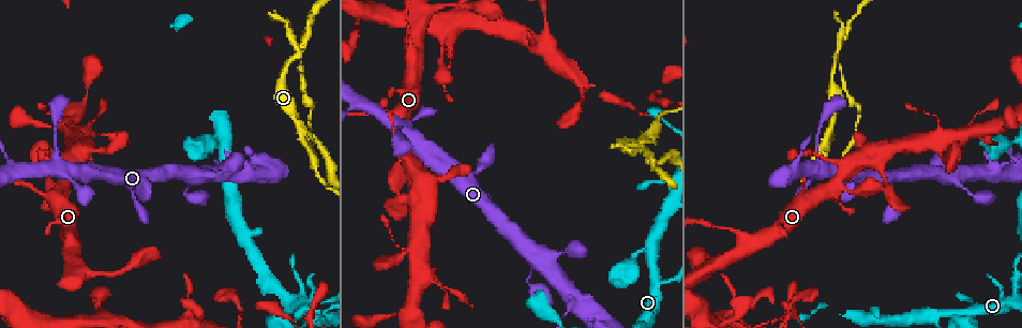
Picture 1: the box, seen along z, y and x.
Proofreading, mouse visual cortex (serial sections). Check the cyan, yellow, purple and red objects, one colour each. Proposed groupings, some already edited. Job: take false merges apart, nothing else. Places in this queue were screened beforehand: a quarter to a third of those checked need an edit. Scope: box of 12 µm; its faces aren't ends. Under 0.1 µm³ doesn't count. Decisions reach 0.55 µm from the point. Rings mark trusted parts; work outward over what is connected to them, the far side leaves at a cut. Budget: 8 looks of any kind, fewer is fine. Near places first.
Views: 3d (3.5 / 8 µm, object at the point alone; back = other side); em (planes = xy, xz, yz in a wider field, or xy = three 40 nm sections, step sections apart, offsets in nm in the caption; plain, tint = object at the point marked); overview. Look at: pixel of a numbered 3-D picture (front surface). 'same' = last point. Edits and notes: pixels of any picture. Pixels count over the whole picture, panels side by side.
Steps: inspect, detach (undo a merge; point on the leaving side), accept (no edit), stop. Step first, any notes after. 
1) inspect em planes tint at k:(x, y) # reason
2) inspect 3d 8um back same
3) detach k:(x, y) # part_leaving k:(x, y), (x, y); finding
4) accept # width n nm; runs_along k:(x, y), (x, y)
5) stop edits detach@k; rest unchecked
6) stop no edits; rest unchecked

inspect 3d 3.5um at 1:(808, 193) # thin arm on a thick one

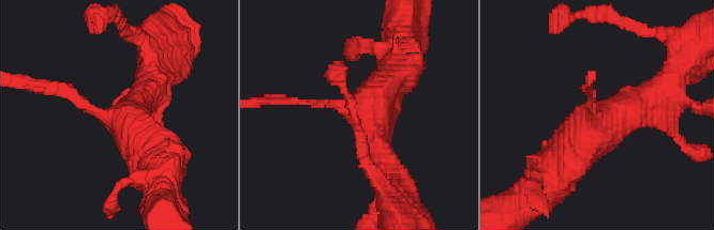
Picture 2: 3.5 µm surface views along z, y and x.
inspect em xy step 3 tint at 2:(595, 117) # arms 3; arm_widths 150, 400, 600 nm; need the tissue

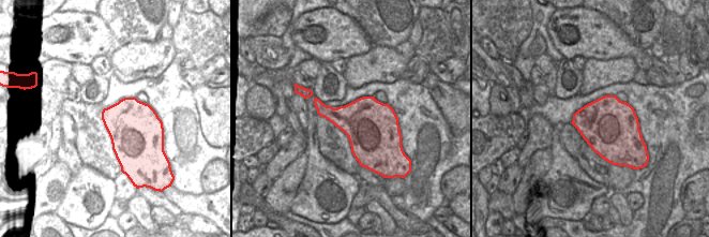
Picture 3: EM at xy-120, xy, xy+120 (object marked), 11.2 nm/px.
detach 2:(65, 91) # part_leaving 2:(97, 110), (54, 87), (27, 83); two cells meet here

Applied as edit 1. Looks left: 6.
inspect 3d 3.5um at 1:(877, 162) # a narrow waist

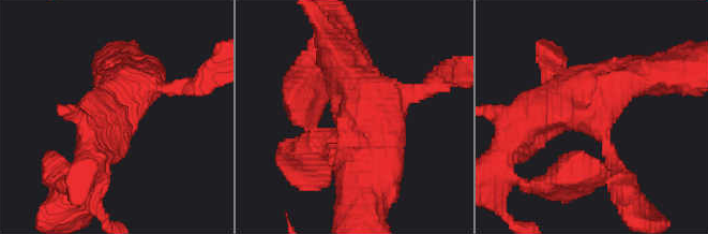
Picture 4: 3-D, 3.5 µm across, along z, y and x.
inspect em xy step 5 tint at 4:(591, 118) # need the tissue

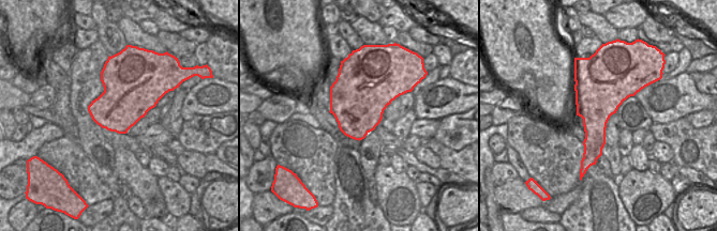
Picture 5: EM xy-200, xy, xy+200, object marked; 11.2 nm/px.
accept # runs_along 4:(524, 129), (578, 89), (638, 76); one cell here

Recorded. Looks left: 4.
inspect 3d 8um at 1:(836, 56) # sharp bend

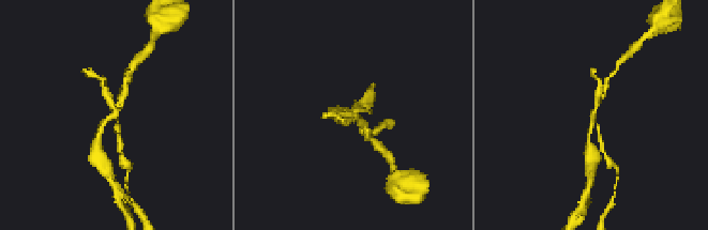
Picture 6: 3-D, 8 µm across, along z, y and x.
inspect 3d 3.5um at 6:(354, 115) # zoom in

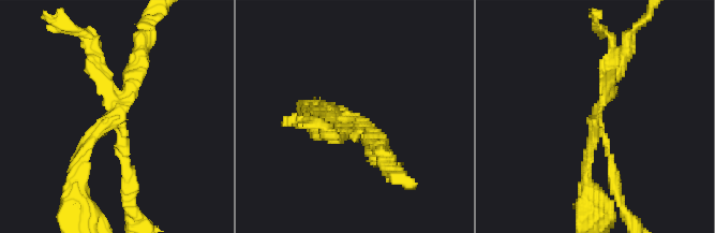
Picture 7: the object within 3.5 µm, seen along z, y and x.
detach 7:(123, 160) # part_leaving 7:(120, 127), (131, 216), (137, 222); two cells meet here

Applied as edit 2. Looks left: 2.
inspect 3d 3.5um at 1:(933, 316) # three-way junction

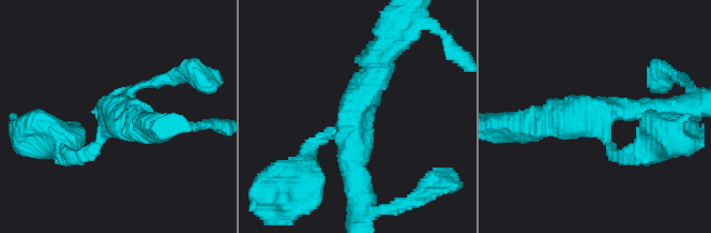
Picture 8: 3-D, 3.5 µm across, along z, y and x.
inspect em planes tint at 8:(602, 113) # arms 3; arm_widths 200, 350, 400 nm

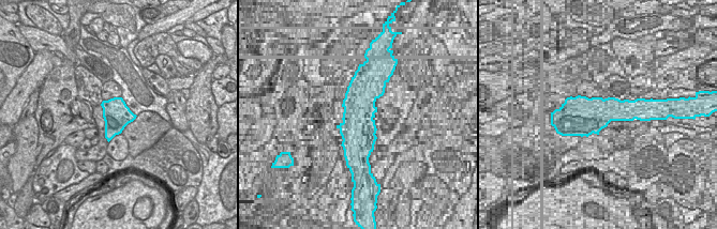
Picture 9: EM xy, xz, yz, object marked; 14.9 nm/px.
accept # runs_along 8:(672, 107), (546, 117), (535, 125); one cell here

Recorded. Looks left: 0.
stop edits detach@2, detach@7; rest unchecked

